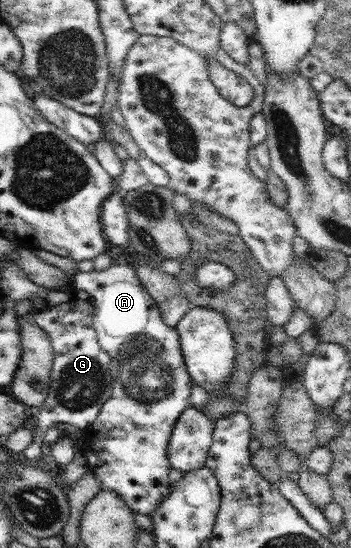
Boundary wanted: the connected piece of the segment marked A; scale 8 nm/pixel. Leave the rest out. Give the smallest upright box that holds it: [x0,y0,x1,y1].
[72,263,194,516]

